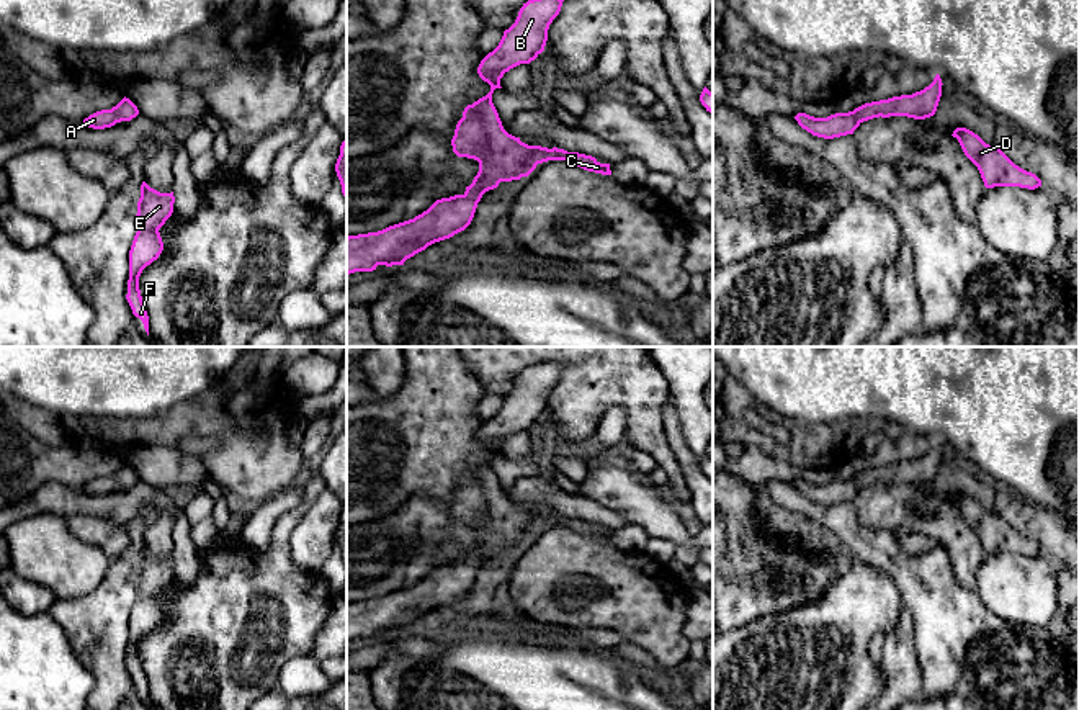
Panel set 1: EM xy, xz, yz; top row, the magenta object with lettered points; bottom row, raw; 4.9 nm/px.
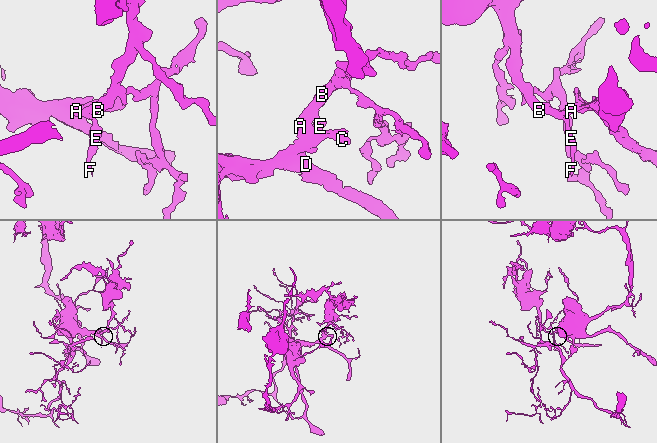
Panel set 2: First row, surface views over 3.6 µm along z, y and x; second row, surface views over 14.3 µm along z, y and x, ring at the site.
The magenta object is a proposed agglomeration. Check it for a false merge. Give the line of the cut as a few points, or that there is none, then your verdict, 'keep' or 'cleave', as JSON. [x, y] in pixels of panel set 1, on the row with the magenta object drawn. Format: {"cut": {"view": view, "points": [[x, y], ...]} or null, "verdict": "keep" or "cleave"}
{"cut": null, "verdict": "keep"}

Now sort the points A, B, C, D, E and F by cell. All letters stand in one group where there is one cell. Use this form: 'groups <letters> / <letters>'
groups A B C D E F

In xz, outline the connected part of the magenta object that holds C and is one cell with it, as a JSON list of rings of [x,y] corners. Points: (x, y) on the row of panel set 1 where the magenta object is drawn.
[[[528,0],[518,11],[515,23],[504,31],[499,46],[479,64],[479,77],[490,85],[490,92],[468,105],[451,139],[453,152],[479,162],[479,172],[463,195],[437,200],[414,219],[389,226],[378,232],[347,237],[347,275],[373,272],[378,265],[404,265],[428,245],[450,239],[464,231],[476,213],[482,195],[500,182],[528,177],[538,164],[567,160],[584,170],[611,175],[610,164],[595,157],[528,146],[508,134],[492,103],[492,93],[510,69],[535,61],[546,46],[548,29],[559,15],[564,0]]]

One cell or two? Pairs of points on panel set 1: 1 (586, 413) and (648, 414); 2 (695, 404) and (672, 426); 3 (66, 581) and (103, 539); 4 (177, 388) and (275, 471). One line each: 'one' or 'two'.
1: one
2: two
3: two
4: two

